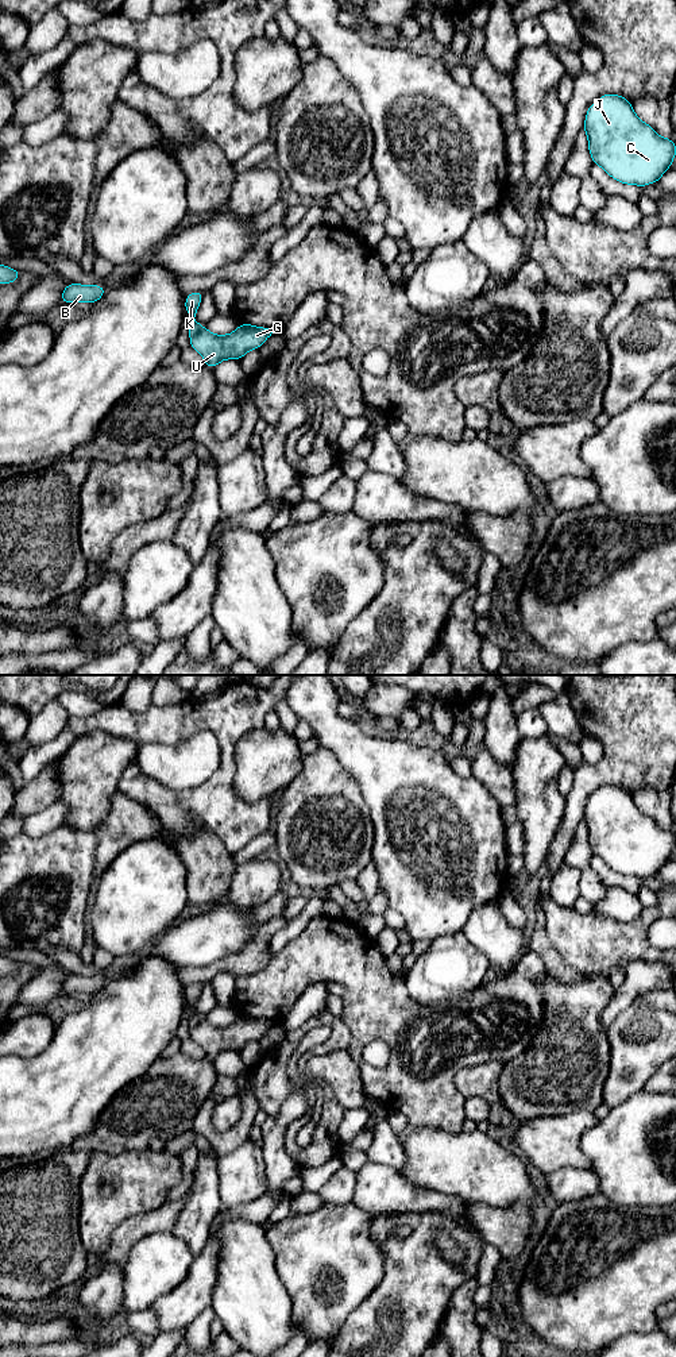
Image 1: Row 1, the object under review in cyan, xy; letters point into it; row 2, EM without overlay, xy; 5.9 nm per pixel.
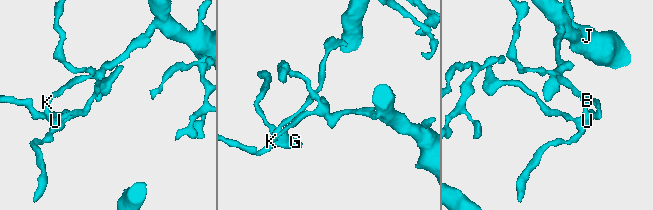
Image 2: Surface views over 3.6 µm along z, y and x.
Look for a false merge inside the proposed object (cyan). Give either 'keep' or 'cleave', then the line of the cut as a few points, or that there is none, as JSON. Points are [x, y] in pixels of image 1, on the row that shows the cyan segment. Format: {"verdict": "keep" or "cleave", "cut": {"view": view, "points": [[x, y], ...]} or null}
{"verdict": "cleave", "cut": {"view": "xy", "points": [[203, 327], [190, 338]]}}

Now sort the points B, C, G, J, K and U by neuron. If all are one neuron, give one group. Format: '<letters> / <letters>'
B G U / C J K

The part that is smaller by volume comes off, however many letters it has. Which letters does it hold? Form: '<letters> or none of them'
B, G, U

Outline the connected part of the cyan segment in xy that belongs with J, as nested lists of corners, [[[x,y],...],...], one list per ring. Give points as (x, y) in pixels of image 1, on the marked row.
[[[607,93],[592,103],[586,115],[583,130],[588,139],[588,151],[594,165],[600,166],[613,180],[625,185],[646,186],[658,182],[672,167],[676,144],[671,138],[661,138],[652,126],[640,120],[631,101]]]

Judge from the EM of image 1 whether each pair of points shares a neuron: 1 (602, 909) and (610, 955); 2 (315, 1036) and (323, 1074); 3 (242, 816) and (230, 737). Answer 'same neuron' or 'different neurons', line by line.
1: different neurons
2: different neurons
3: same neuron

